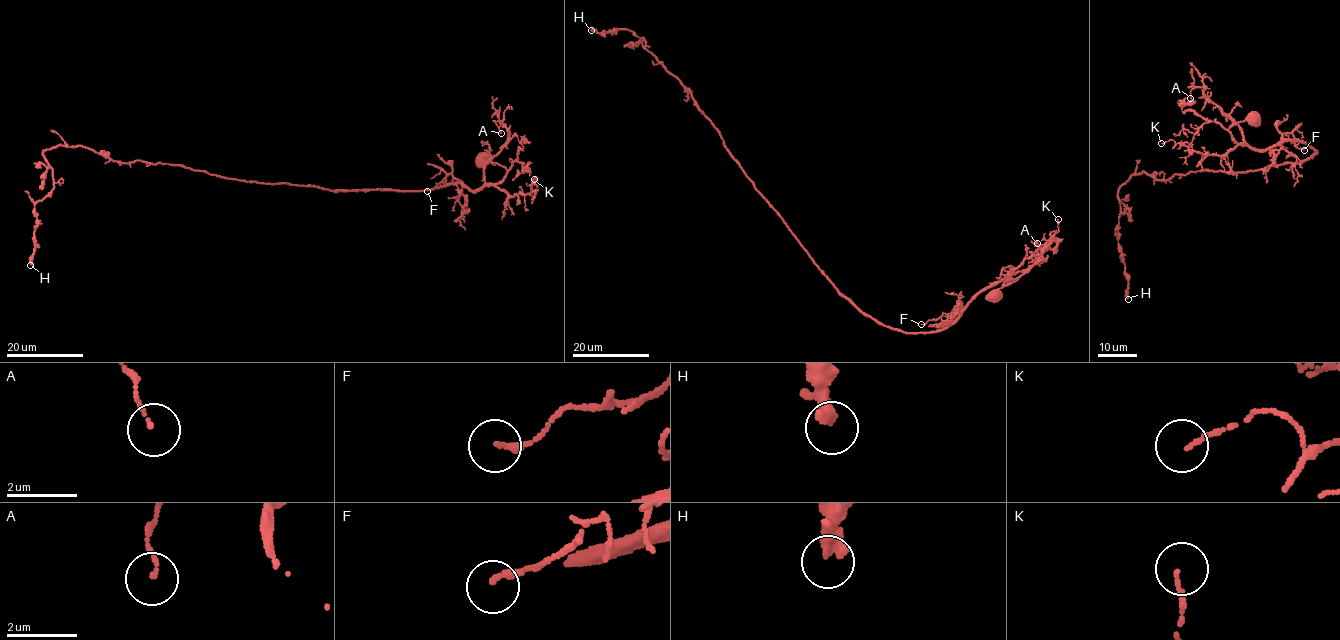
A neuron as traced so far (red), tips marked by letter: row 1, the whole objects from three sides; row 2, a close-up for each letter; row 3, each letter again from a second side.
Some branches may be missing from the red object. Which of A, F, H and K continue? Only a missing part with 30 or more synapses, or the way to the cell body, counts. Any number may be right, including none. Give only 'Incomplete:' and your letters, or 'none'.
Incomplete: none

